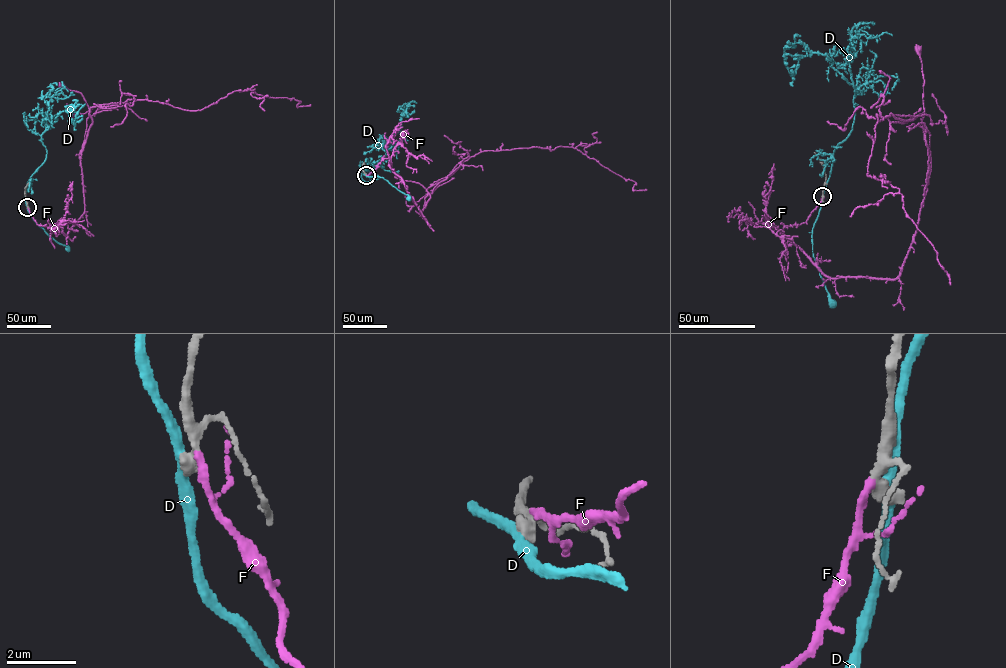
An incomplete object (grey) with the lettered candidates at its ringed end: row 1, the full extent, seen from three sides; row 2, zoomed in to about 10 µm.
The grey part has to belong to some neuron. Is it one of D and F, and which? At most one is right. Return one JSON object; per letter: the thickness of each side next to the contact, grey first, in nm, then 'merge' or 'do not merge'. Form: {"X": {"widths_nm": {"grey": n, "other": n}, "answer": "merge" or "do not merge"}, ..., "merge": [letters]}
{"D": {"widths_nm": {"grey": 440, "other": 280}, "answer": "do not merge"}, "F": {"widths_nm": {"grey": 360, "other": 220}, "answer": "merge"}, "merge": ["F"]}

